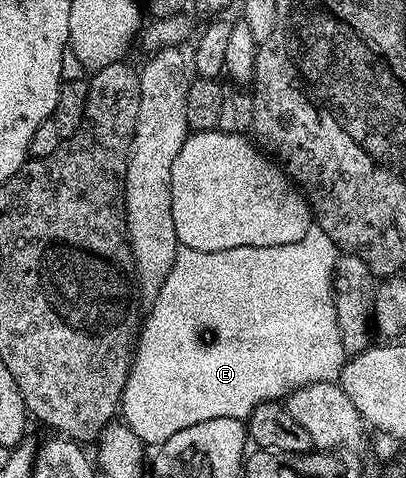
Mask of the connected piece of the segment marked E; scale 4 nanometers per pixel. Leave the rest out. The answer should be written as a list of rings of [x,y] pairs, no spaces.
[[[314,227],[298,243],[286,243],[278,247],[230,247],[226,251],[194,251],[183,247],[177,248],[174,267],[170,267],[170,275],[166,275],[166,283],[162,283],[162,291],[158,291],[158,299],[147,310],[146,320],[138,333],[138,342],[134,347],[132,369],[126,379],[124,396],[120,402],[119,412],[123,424],[132,428],[134,435],[148,447],[159,447],[170,439],[170,435],[178,435],[182,427],[194,427],[194,423],[202,423],[206,419],[222,419],[223,417],[248,418],[258,407],[267,401],[280,401],[287,398],[295,389],[310,383],[323,381],[339,382],[340,373],[344,370],[346,354],[342,347],[342,335],[338,331],[338,315],[332,298],[332,276],[336,270],[338,250],[336,244],[319,227]]]

